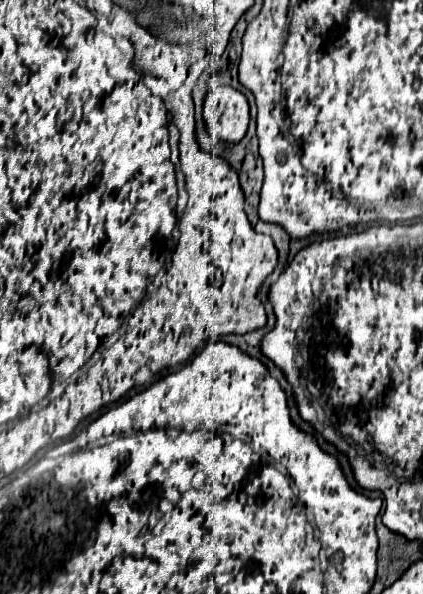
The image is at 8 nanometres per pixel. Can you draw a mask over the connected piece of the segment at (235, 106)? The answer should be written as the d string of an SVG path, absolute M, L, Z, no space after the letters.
M215 86L205 96L207 130L225 142L239 142L249 124L249 102L233 86Z

